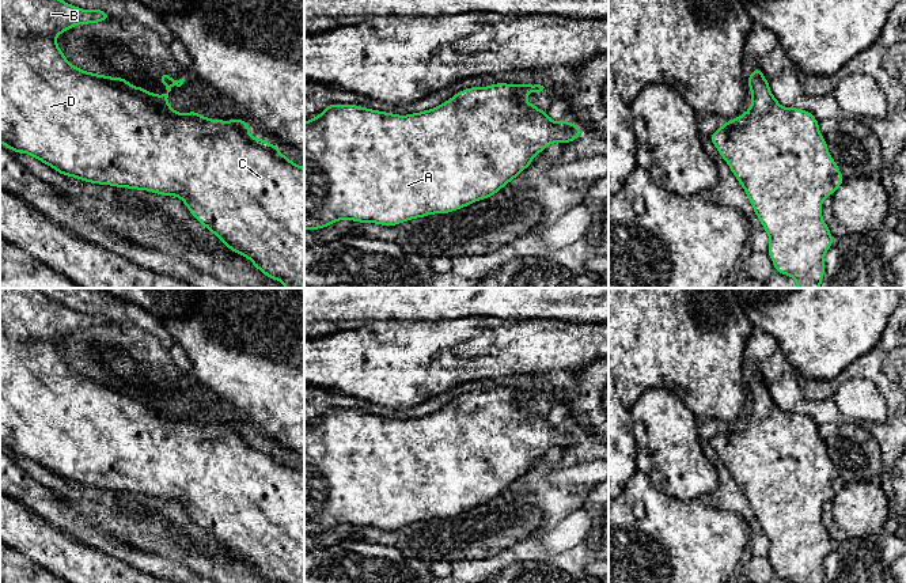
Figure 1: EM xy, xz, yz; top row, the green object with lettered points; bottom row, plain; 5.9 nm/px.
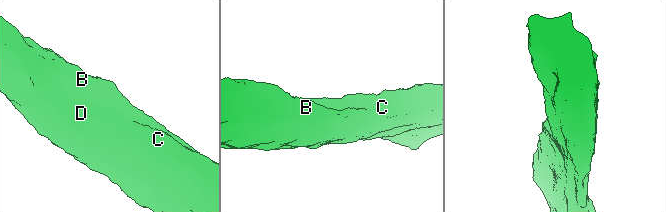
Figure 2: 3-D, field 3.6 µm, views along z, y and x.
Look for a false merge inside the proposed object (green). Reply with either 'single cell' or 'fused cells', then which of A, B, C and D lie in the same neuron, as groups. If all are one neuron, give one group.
single cell | A B C D

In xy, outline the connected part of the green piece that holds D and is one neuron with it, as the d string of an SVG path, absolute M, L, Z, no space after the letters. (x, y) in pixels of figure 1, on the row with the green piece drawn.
M0 0L0 143L14 152L29 154L57 173L80 181L132 190L148 190L162 196L177 196L185 202L193 217L205 226L211 234L217 235L231 251L249 258L257 269L269 279L281 281L285 288L304 288L304 167L291 162L278 151L277 145L265 141L262 137L253 139L250 125L240 118L231 121L209 120L194 110L187 114L175 111L167 102L168 92L173 86L181 87L185 79L174 80L164 71L158 82L166 86L167 92L155 95L122 77L109 77L73 67L60 50L56 37L77 24L99 23L110 18L111 15L103 10L81 10L64 0Z

